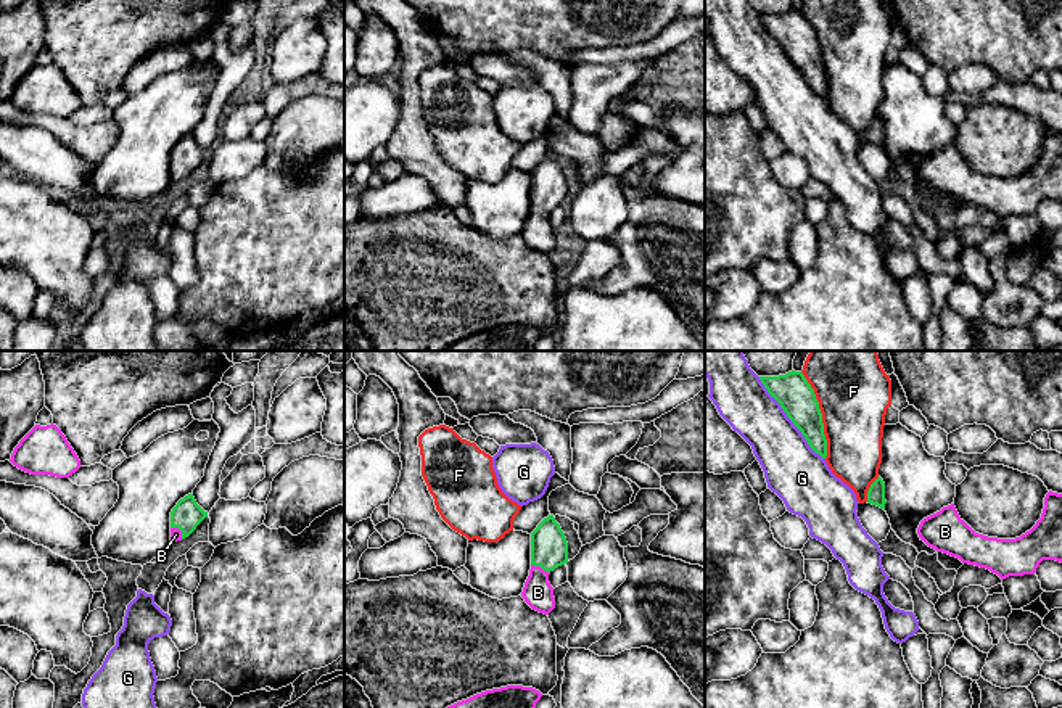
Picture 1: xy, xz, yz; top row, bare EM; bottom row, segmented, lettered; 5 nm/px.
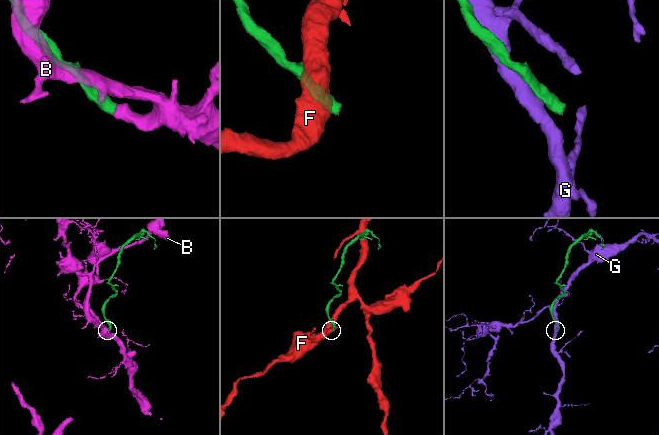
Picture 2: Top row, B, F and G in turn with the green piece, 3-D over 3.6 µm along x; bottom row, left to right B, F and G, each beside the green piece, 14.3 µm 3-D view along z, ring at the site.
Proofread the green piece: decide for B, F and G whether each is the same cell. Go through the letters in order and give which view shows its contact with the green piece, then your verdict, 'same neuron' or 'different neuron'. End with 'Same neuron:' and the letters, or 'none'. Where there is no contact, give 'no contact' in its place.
B: meets green in xz; same neuron
F: meets green in yz; different neuron
G: meets green in yz; different neuron
Same neuron: B

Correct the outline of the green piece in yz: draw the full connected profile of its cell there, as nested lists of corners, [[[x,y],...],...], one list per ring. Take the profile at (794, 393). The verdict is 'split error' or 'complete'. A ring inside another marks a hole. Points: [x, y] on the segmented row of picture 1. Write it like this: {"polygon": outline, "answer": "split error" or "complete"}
{"polygon": [[[792,370],[779,377],[759,377],[759,380],[801,431],[809,447],[825,459],[827,439],[824,434],[822,414],[814,389],[805,375]]], "answer": "complete"}

